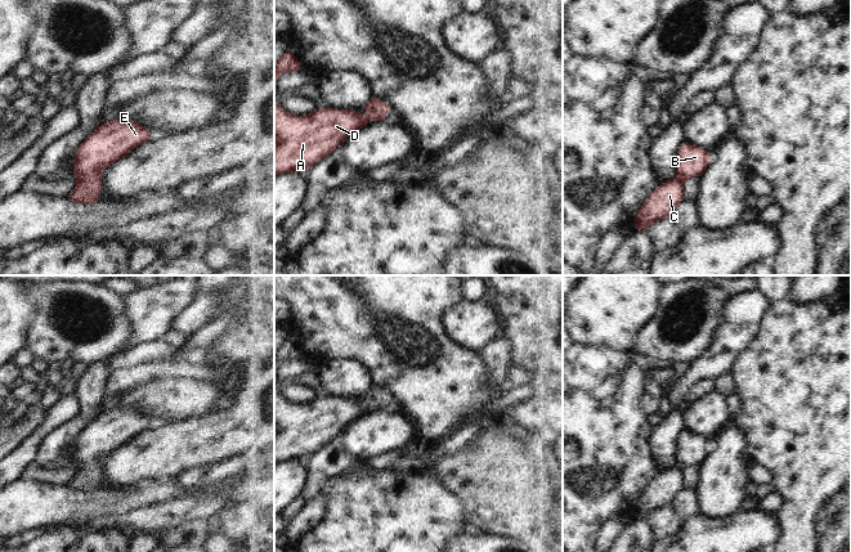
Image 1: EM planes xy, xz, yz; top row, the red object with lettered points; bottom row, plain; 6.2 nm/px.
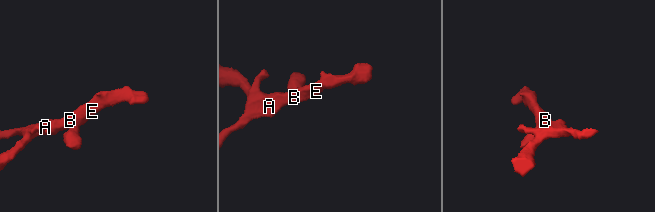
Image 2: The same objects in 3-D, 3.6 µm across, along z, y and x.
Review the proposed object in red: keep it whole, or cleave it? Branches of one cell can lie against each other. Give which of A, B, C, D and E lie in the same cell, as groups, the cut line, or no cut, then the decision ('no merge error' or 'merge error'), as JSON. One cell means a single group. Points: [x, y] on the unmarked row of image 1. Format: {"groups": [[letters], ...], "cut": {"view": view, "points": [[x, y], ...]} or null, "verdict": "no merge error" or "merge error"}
{"groups": [["A", "B", "C", "D", "E"]], "cut": null, "verdict": "no merge error"}

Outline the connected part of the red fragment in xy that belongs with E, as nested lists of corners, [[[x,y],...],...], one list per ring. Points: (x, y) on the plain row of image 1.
[[[112,408],[99,413],[75,441],[73,461],[79,465],[68,486],[90,493],[99,489],[103,457],[149,428],[153,421],[130,408]]]

